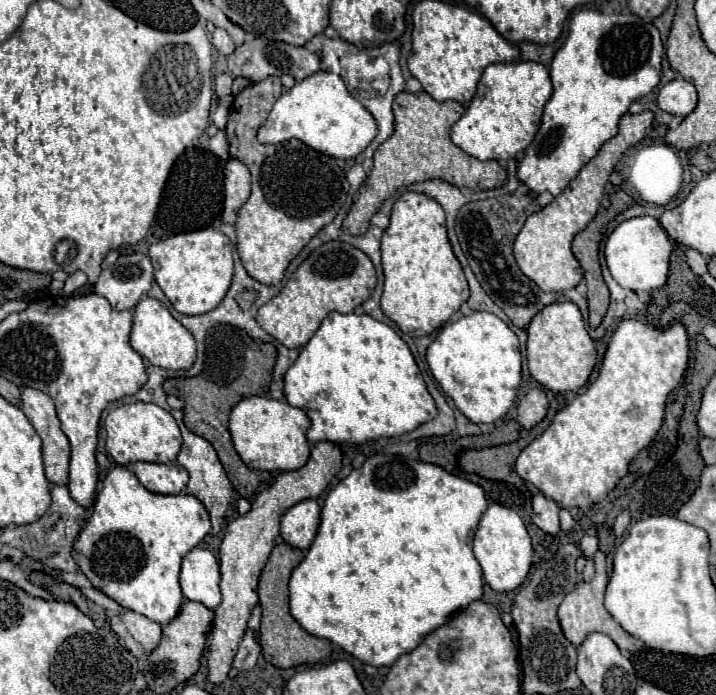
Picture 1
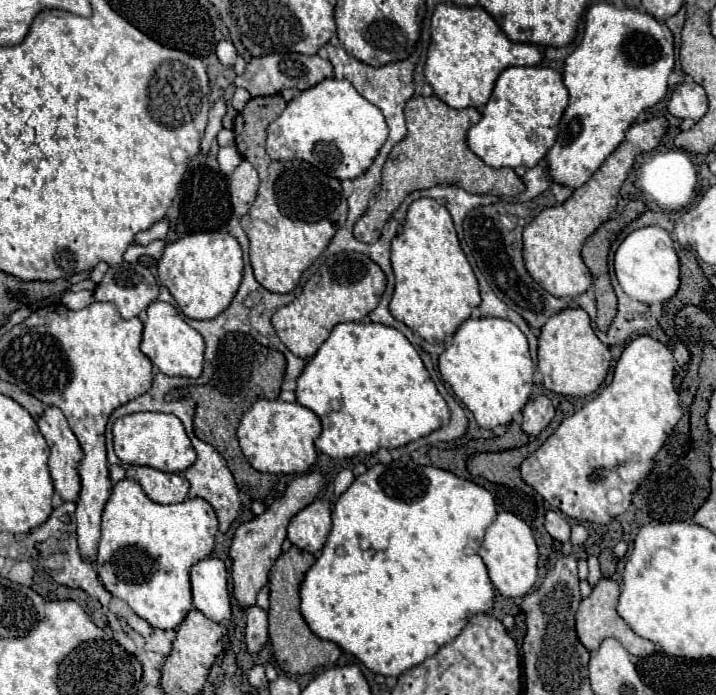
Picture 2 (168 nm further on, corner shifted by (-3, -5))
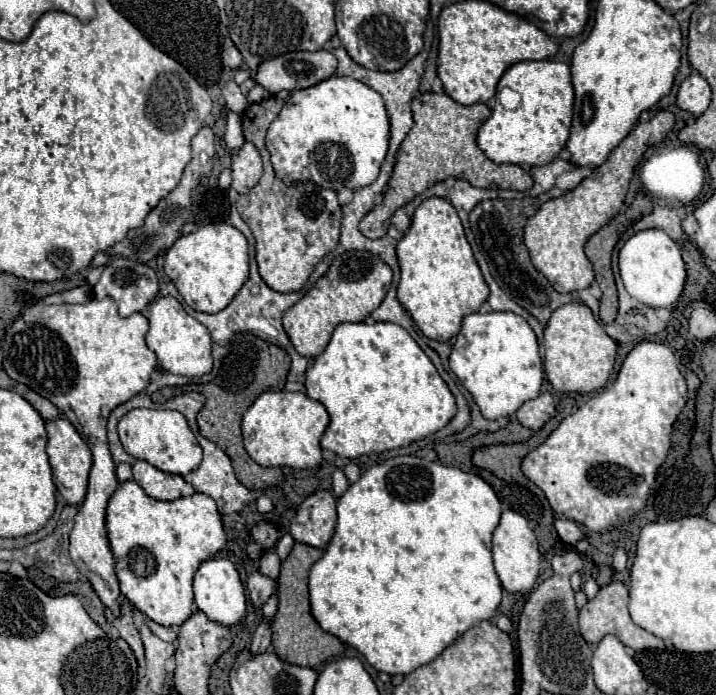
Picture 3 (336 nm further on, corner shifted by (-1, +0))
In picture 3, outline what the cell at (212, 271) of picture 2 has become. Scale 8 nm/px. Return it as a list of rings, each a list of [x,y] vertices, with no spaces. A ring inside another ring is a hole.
[[[217,222],[177,238],[165,254],[165,274],[171,278],[185,304],[199,312],[223,310],[249,278],[249,252],[245,236],[231,224]]]

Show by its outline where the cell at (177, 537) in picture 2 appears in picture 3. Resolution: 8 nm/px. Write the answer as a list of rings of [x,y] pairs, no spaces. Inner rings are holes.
[[[135,480],[121,482],[107,504],[107,538],[115,556],[115,574],[121,592],[143,614],[161,626],[179,626],[191,616],[193,604],[193,574],[201,562],[213,558],[225,546],[225,532],[217,504],[207,494],[183,496],[171,502],[161,502],[143,492]]]

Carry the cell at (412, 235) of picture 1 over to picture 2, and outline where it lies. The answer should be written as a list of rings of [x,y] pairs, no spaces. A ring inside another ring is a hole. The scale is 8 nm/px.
[[[435,199],[411,203],[403,231],[391,243],[391,265],[395,273],[391,315],[429,343],[441,343],[447,335],[453,335],[481,303],[477,277],[459,245],[451,215]]]

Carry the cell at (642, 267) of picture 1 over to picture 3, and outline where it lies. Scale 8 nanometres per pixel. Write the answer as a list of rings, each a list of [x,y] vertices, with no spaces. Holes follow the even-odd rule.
[[[649,228],[633,234],[619,250],[619,272],[625,290],[639,302],[653,308],[671,308],[685,284],[685,264],[679,246],[659,228]]]

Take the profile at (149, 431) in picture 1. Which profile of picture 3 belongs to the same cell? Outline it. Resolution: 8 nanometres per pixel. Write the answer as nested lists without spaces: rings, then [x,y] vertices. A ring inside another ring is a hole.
[[[131,410],[119,420],[117,432],[127,454],[135,456],[137,460],[147,460],[163,472],[185,476],[201,464],[201,446],[195,440],[185,416],[177,410]]]

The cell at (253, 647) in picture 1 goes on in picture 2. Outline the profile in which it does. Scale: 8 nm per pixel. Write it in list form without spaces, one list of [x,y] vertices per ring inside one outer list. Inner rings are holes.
[[[251,605],[245,613],[247,613],[247,633],[245,633],[247,649],[249,653],[259,653],[259,649],[269,639],[267,637],[267,611],[257,605]]]

